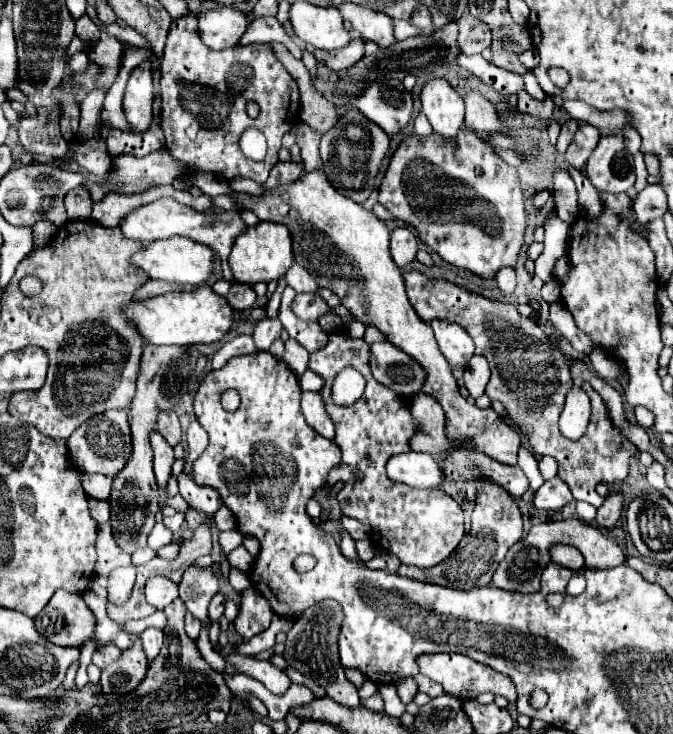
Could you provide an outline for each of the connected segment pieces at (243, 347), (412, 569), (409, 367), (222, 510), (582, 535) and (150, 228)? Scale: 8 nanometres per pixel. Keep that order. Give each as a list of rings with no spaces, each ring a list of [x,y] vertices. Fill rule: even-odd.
[[[237,335],[235,339],[231,339],[229,343],[225,343],[215,355],[213,355],[213,369],[221,369],[223,365],[227,365],[227,361],[235,355],[249,355],[249,353],[255,353],[255,345],[253,345],[253,339],[247,337],[247,335]]]
[[[481,479],[477,485],[477,499],[471,517],[471,531],[463,537],[459,547],[439,565],[431,569],[421,569],[415,565],[401,565],[397,569],[399,575],[417,577],[421,581],[431,581],[437,585],[453,587],[453,589],[473,589],[473,587],[487,587],[497,563],[505,557],[507,549],[517,543],[523,535],[523,521],[521,511],[515,499],[497,483],[489,479]]]
[[[393,343],[371,345],[373,377],[401,395],[417,395],[427,379],[425,369]]]
[[[221,505],[215,513],[215,523],[221,531],[227,531],[227,529],[237,529],[237,521],[235,521],[235,515],[225,507]]]
[[[579,519],[551,521],[549,539],[551,543],[567,543],[577,547],[585,555],[585,567],[589,569],[611,569],[625,563],[623,549],[615,541]]]
[[[159,199],[153,201],[149,205],[141,205],[137,209],[133,209],[131,213],[127,213],[123,217],[121,223],[121,231],[123,235],[127,235],[129,239],[141,241],[141,243],[149,243],[153,239],[167,239],[173,235],[181,235],[181,237],[189,237],[193,241],[205,243],[209,245],[213,251],[217,251],[221,255],[221,266],[223,278],[229,282],[235,282],[232,271],[227,265],[227,257],[229,257],[229,247],[233,245],[233,239],[245,229],[239,213],[233,211],[223,211],[223,213],[199,213],[193,207],[181,205],[175,199]]]

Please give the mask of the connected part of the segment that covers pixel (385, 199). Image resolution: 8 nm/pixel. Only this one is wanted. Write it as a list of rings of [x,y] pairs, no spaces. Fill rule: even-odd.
[[[459,129],[457,137],[445,141],[441,135],[417,139],[409,135],[389,159],[389,167],[379,185],[379,203],[403,223],[415,227],[419,239],[455,267],[469,269],[483,279],[493,279],[505,265],[515,265],[525,235],[525,203],[519,171],[505,163],[495,151],[475,137]]]

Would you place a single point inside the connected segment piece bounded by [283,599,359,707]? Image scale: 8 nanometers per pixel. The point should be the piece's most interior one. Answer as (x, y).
(311, 648)

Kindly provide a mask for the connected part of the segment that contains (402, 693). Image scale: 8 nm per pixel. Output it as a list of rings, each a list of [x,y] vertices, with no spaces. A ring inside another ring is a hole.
[[[403,679],[403,681],[397,683],[397,695],[399,695],[399,699],[401,699],[405,705],[407,705],[407,703],[413,703],[413,699],[415,699],[417,693],[419,693],[419,689],[417,689],[415,679]]]

